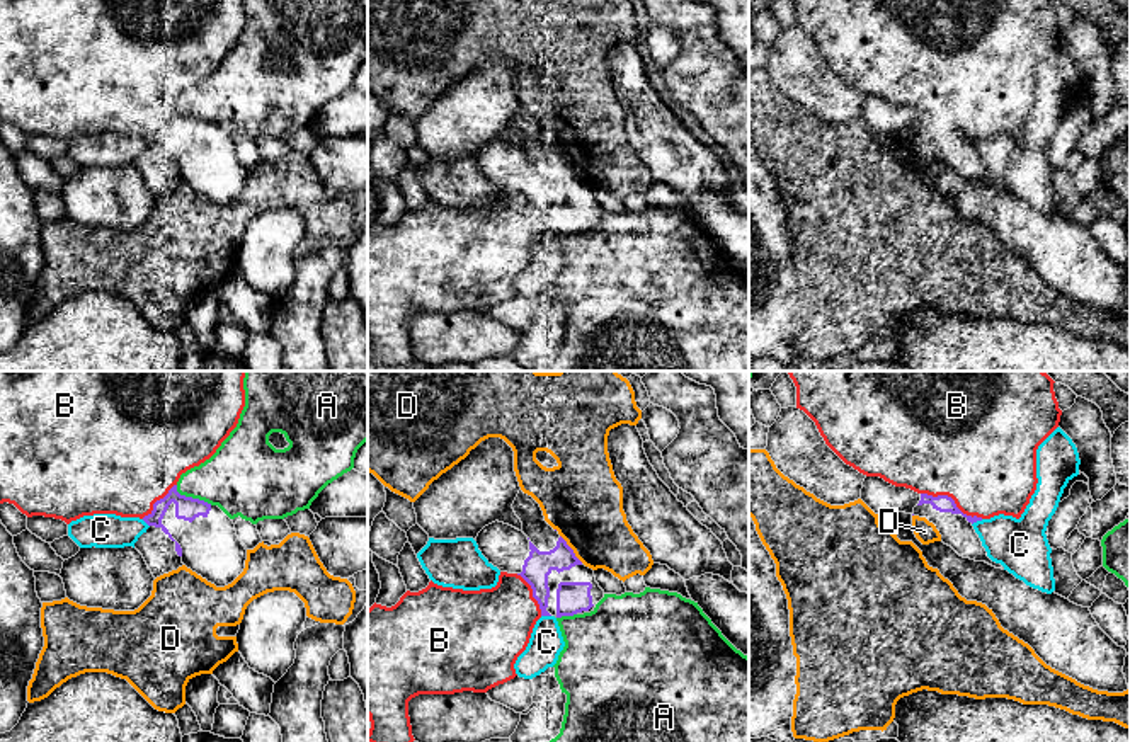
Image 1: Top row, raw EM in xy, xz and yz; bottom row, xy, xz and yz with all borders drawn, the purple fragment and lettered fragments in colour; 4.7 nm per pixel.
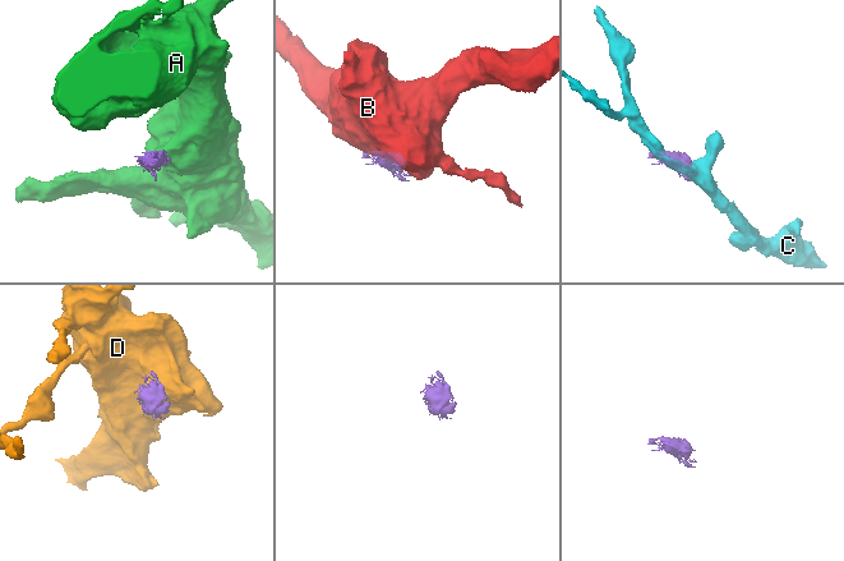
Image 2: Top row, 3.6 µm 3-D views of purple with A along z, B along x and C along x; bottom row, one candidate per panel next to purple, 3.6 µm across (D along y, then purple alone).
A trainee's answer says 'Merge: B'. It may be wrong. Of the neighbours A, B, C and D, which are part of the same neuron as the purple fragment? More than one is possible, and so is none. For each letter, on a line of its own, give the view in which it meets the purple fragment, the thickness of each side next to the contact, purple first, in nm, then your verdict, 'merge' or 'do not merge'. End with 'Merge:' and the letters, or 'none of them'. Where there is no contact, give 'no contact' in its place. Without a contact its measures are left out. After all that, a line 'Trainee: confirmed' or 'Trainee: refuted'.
A: xy | 110/340 nm | do not merge
B: yz | 80/480 nm | merge
C: yz | 80/260 nm | do not merge
D: xz | 140/380 nm | do not merge
Merge: B
Trainee: confirmed

